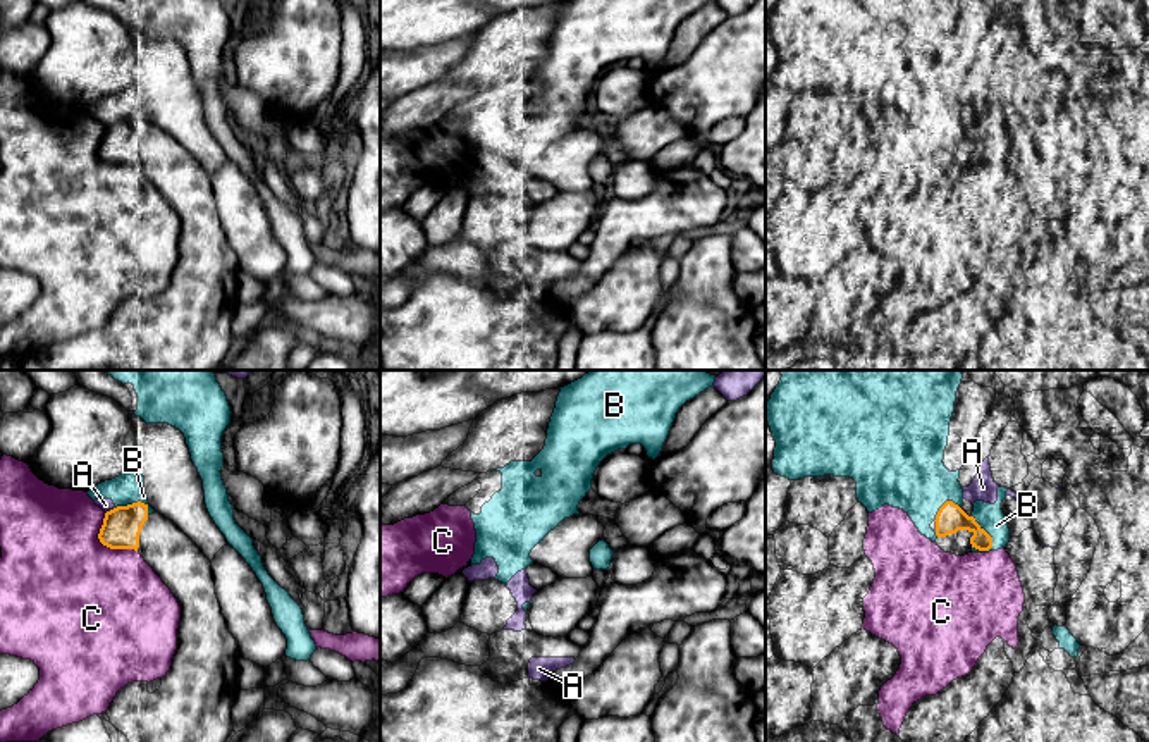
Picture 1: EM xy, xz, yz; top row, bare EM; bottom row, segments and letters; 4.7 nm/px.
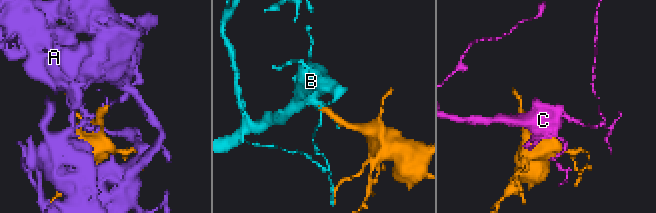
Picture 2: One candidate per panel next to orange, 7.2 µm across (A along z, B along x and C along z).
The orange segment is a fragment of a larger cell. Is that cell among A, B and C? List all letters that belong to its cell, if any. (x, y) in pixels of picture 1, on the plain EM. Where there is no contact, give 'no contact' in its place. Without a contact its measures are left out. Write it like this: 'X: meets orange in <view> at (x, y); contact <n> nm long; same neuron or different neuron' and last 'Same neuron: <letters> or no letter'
A: meets orange in xy at (114, 123); contact 30 nm long; different neuron
B: meets orange in yz at (988, 148); contact 190 nm long; same neuron
C: meets orange in xy at (105, 159); contact 240 nm long; different neuron
Same neuron: B

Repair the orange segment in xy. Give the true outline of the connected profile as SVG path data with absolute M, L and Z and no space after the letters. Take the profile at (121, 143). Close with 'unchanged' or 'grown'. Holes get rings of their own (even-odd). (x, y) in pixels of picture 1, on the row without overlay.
M134 69L129 86L95 100L88 110L93 115L107 112L115 119L105 127L100 157L110 164L138 165L141 143L155 124L148 119L144 91L134 81Z; grown

